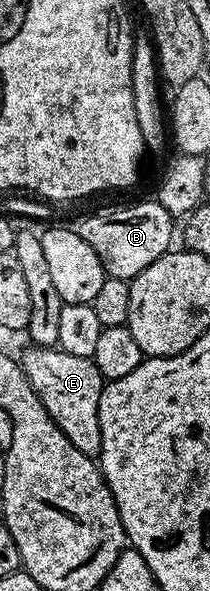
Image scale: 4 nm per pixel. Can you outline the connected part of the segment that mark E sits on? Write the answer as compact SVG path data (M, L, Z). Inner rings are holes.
M32 345L29 348L25 355L19 356L20 365L34 393L38 393L42 405L46 405L46 413L50 413L58 429L70 437L74 449L82 449L82 453L93 457L99 456L102 429L98 425L98 401L104 392L104 374L92 358L74 357L74 353L66 353L56 347Z

